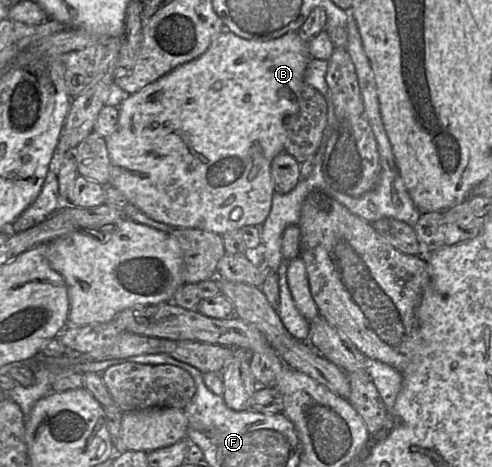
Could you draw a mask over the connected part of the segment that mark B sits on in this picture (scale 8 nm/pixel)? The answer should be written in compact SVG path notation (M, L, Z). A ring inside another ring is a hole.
M225 29L213 39L201 56L178 66L139 92L130 94L118 106L119 119L116 129L105 138L110 160L109 185L116 187L129 203L139 208L149 218L173 228L201 229L223 235L247 225L262 226L270 213L275 193L271 163L277 154L284 151L286 138L284 119L299 109L300 94L305 84L304 73L312 58L308 52L307 42L309 41L304 41L298 32L289 32L272 40L258 41L239 37Z

